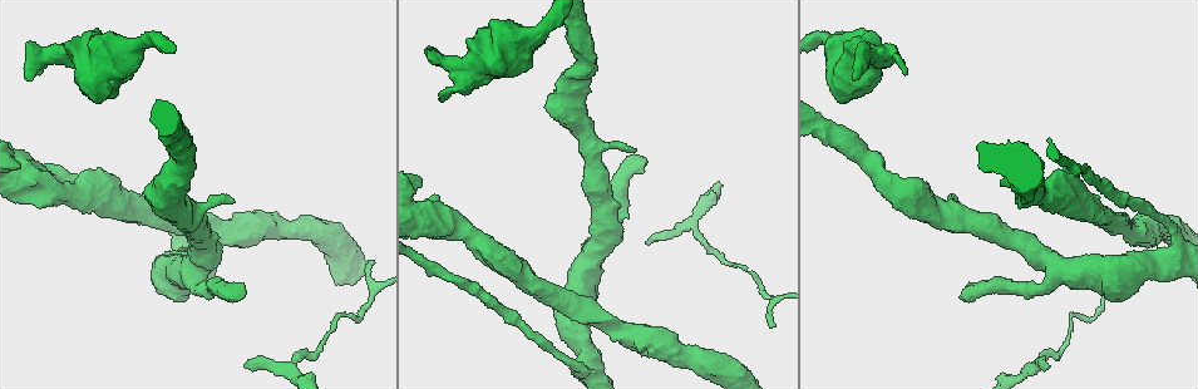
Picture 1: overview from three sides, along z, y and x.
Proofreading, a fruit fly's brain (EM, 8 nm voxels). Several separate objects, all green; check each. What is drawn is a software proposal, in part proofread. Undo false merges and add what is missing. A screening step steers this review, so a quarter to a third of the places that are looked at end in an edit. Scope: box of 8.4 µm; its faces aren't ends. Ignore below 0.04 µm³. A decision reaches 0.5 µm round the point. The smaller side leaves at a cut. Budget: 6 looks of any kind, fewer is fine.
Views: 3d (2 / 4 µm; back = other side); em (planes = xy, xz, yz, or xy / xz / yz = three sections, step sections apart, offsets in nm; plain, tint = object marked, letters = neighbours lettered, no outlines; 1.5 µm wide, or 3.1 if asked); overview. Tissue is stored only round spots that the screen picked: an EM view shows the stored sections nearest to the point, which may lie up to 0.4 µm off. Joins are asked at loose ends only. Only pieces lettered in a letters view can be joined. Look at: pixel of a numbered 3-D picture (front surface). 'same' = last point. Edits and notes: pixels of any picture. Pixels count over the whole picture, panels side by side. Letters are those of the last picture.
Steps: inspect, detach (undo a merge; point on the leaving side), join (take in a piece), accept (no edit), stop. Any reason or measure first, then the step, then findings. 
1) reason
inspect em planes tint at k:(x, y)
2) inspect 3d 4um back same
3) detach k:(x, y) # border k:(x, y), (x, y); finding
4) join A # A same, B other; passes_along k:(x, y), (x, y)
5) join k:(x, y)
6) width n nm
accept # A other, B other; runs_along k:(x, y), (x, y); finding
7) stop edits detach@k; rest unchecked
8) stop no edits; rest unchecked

branch stops here
inspect 3d 4um back at 1:(439, 99)

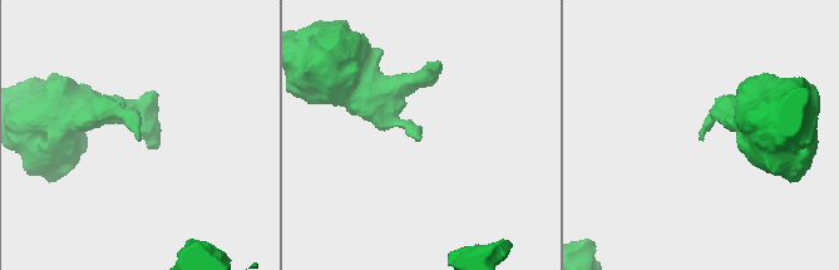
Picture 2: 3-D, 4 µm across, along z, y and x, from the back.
inspect em yz step 4 tint at 2:(702, 137)

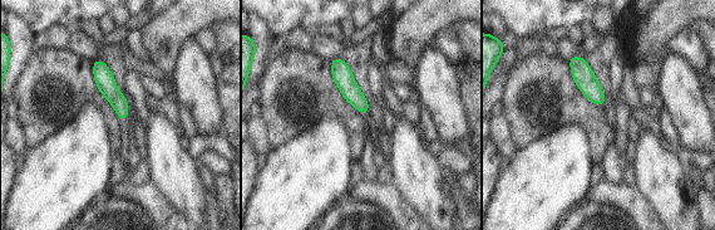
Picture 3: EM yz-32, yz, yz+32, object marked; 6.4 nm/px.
another direction
inspect em planes letters same

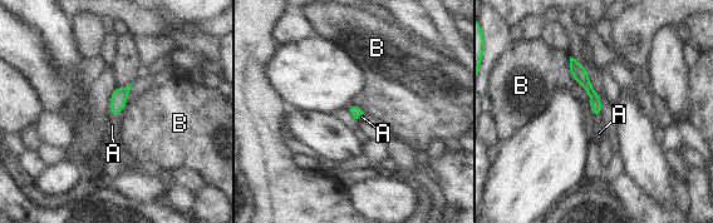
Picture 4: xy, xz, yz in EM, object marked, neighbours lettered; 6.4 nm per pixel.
longest_contact B 170 nm
join A # A same, B other; passes_along 4:(118, 99), (114, 115), (112, 125); it goes on there

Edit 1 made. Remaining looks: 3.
see it whole again
inspect overview

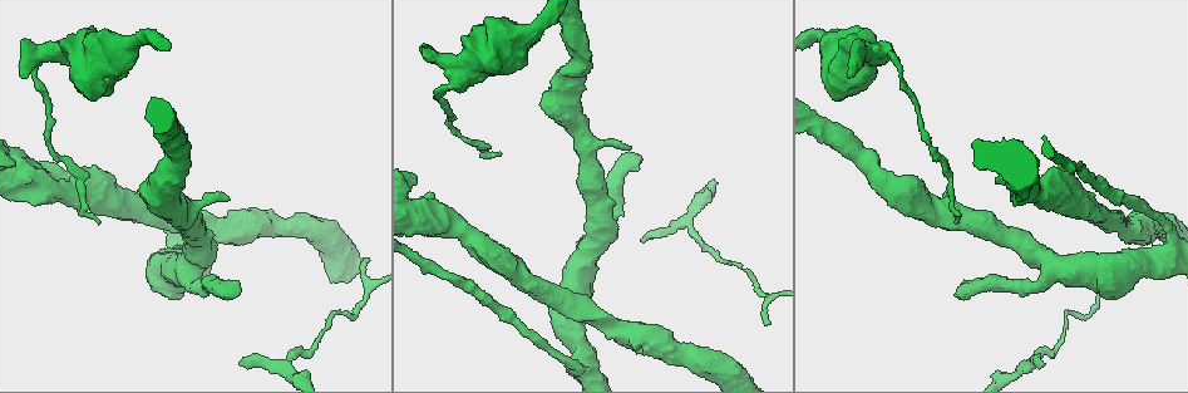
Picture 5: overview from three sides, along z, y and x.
inspect em xz step 4 tint at 5:(241, 292)

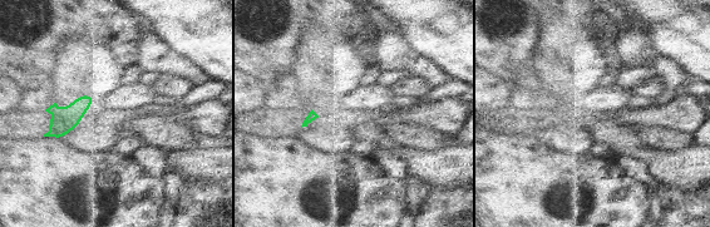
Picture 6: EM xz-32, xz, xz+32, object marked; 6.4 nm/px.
cut it another way
inspect em xy step 4 letters same

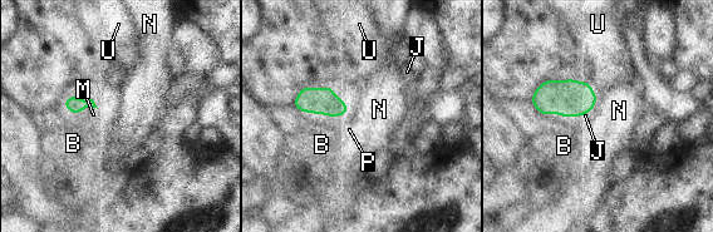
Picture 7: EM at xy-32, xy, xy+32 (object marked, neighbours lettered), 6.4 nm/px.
join M # B other, J other, M same, N other, P other, U other; passes_along 7:(74, 104), (88, 105), (93, 114); the cell continues

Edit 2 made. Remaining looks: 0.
stop edits join@4, join@7; rest unchecked

